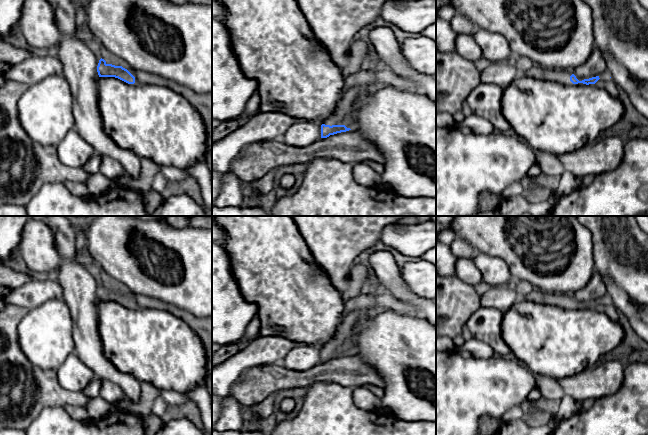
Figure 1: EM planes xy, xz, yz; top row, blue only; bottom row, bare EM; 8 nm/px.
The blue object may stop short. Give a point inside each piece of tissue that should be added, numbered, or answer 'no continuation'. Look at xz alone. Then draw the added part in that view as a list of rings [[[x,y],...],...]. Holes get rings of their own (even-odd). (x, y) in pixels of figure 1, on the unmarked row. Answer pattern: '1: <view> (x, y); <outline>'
1: xz (345, 339); [[[374,308],[359,309],[349,313],[344,317],[344,320],[338,330],[337,335],[333,340],[323,346],[325,349],[345,349],[347,352],[353,353],[356,344],[355,328],[359,321],[374,314]]]

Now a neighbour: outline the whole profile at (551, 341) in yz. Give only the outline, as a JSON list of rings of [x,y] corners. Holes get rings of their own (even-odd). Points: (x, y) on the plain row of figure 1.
[[[519,299],[504,312],[501,334],[516,360],[526,365],[535,376],[550,377],[555,380],[572,377],[596,366],[603,357],[620,347],[625,338],[622,326],[596,308],[578,307],[568,310],[527,299]]]

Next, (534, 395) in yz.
[[[533,388],[532,391],[529,393],[529,396],[526,401],[526,405],[535,403],[537,400],[541,398],[541,393],[537,388]]]

